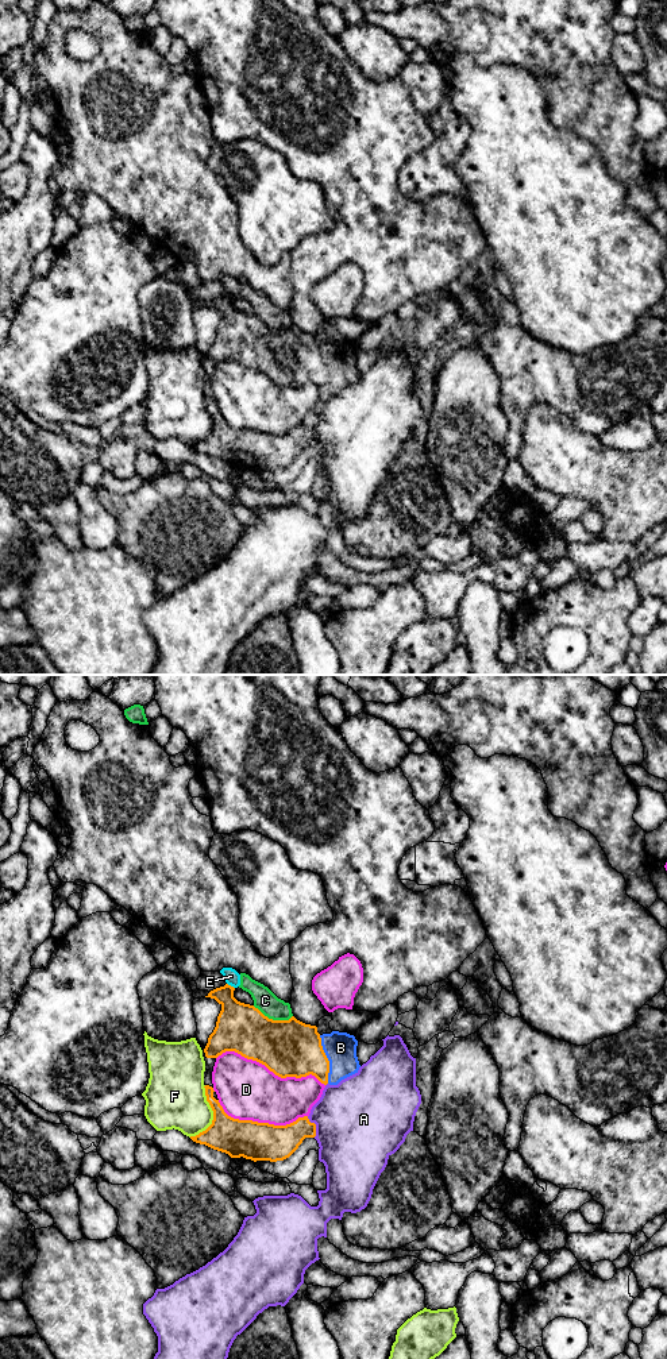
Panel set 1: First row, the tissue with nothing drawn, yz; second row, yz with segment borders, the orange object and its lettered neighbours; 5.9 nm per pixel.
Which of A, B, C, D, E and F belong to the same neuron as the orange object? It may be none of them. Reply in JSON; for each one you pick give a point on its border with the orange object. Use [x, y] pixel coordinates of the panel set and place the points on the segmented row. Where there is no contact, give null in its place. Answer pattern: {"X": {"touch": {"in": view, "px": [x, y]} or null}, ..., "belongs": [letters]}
{"B": {"touch": {"in": "yz", "px": [327, 1060]}}, "belongs": ["B"]}

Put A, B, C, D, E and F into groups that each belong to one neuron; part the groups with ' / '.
A / B / C / D / E / F

